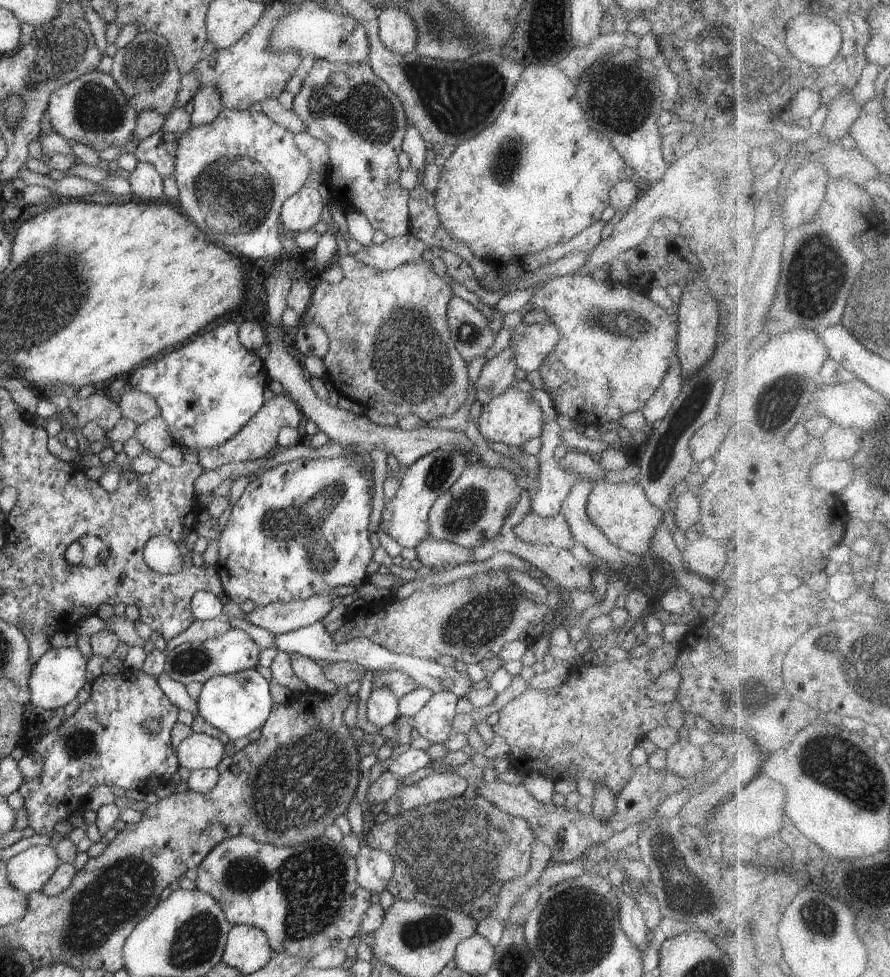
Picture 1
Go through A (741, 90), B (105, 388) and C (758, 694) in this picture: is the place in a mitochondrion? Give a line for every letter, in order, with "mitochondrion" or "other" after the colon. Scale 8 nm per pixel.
A: mitochondrion
B: other
C: mitochondrion

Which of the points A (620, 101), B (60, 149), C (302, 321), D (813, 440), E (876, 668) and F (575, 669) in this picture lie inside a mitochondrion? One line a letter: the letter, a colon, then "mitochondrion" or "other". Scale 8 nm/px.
A: mitochondrion
B: other
C: other
D: other
E: mitochondrion
F: other

